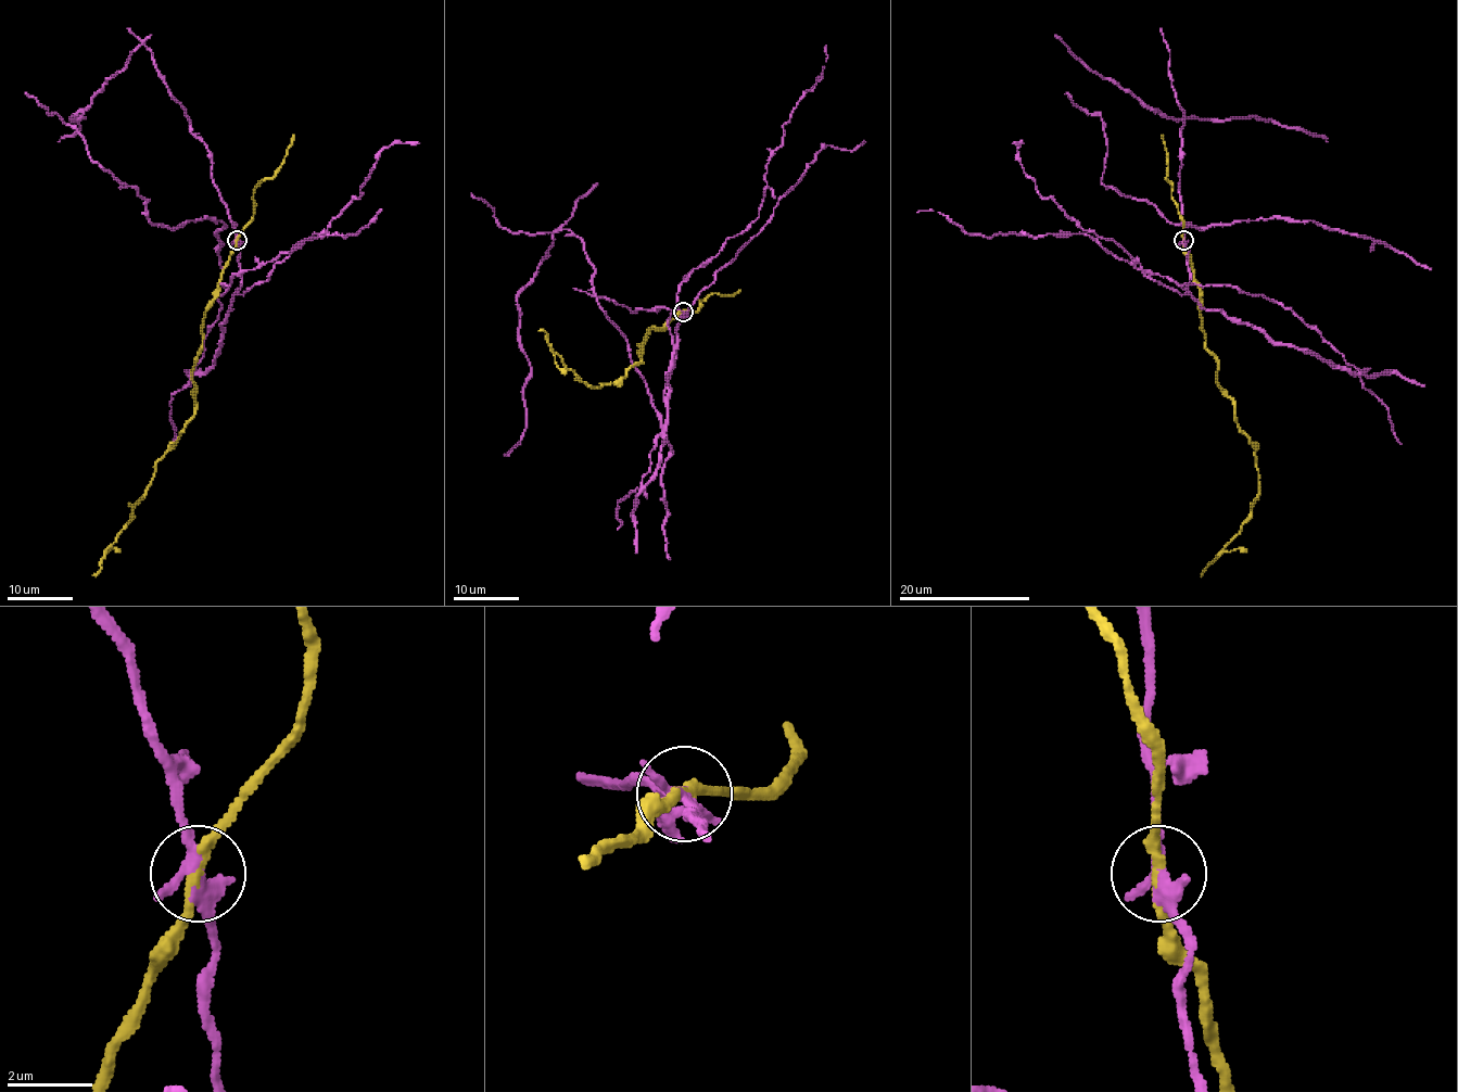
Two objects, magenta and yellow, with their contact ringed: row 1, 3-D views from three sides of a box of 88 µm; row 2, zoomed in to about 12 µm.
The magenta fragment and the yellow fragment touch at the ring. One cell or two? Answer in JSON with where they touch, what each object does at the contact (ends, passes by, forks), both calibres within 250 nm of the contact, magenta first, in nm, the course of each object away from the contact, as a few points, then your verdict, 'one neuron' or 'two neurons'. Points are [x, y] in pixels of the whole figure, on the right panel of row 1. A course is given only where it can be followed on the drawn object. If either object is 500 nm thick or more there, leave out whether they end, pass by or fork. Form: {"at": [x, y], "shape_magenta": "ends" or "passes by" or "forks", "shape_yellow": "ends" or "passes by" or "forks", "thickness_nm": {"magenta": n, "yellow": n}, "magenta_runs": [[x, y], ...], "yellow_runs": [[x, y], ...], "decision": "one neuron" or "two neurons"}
{"at": [1183, 240], "shape_magenta": "forks", "shape_yellow": "passes by", "thickness_nm": {"magenta": 280, "yellow": 220}, "magenta_runs": [[1182, 240], [1203, 307], [1358, 373], [1260, 294], [1179, 286], [1088, 235], [970, 235], [916, 212]], "yellow_runs": [[1182, 240], [1200, 289], [1206, 346], [1217, 363], [1217, 383], [1255, 451], [1258, 477], [1250, 518], [1203, 575]], "decision": "two neurons"}

